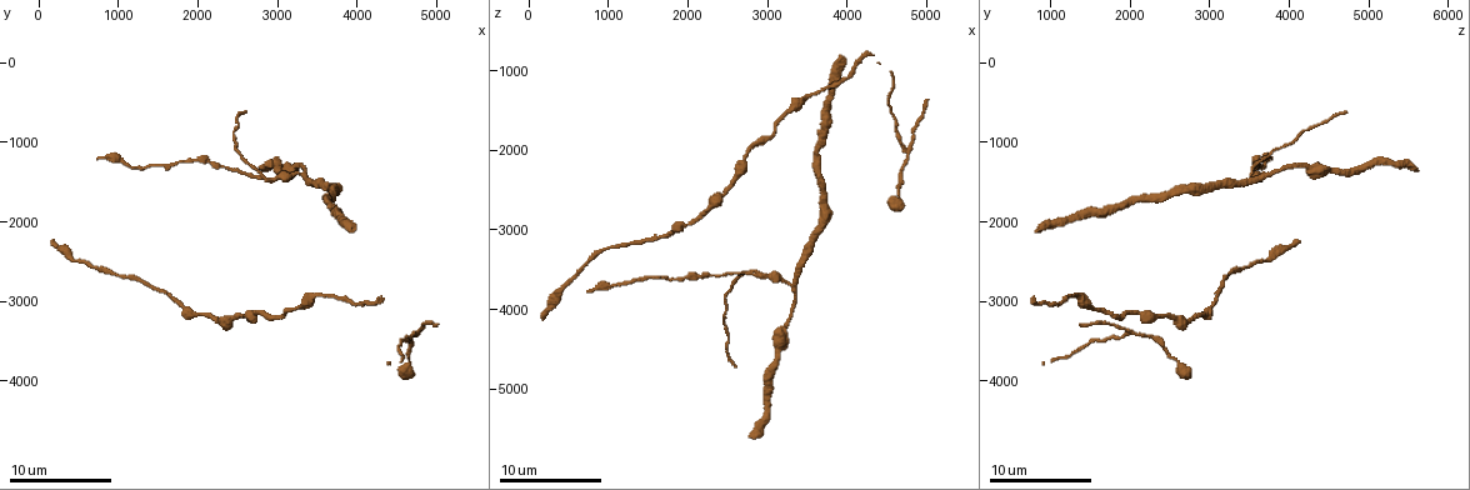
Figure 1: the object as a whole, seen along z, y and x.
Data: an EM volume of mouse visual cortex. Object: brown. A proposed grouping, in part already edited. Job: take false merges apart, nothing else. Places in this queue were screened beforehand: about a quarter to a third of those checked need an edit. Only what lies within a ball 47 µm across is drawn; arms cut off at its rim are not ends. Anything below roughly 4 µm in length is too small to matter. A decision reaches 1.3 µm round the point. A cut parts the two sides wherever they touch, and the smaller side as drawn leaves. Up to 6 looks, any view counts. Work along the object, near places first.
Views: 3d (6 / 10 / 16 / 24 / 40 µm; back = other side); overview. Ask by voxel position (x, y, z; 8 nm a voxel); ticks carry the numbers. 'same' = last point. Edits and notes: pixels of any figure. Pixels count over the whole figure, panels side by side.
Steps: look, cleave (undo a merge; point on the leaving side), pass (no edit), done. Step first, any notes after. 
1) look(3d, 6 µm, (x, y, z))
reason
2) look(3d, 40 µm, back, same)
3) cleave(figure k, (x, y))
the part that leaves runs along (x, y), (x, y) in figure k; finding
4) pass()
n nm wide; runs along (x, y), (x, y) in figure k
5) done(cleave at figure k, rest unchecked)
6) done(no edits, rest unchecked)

look(3d, 6 µm, (4800, 3400, 2050))
arms part here

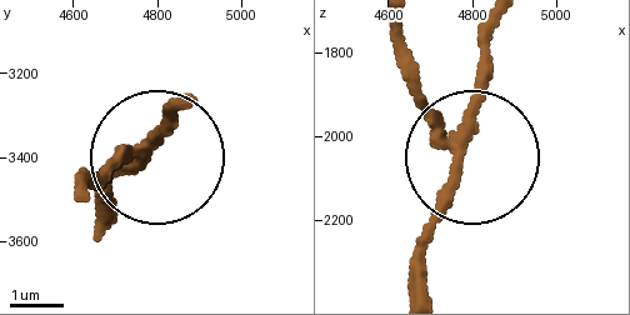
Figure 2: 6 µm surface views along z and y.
cleave(figure 2, (89, 188))
side arm 5 µm; 3 arms; a second cell is stuck on

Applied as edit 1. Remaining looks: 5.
look(3d, 10 µm, (2750, 1450, 3550))
side arm on a straight run

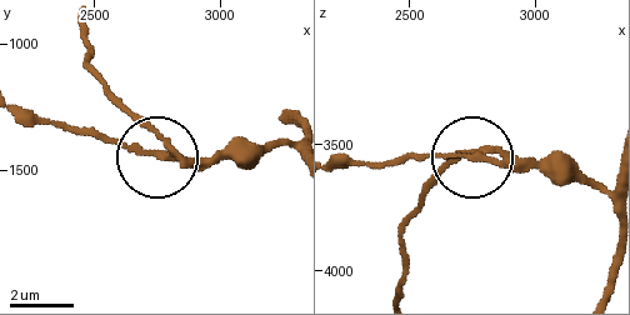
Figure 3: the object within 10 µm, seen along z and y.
cleave(figure 3, (153, 130))
3 arms; the part that leaves runs along (189, 158), (114, 99), (86, 64), (84, 24) in figure 3; a second cell is stuck on

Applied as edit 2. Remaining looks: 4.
look(3d, 16 µm, (3350, 1400, 3700))
three arms meet

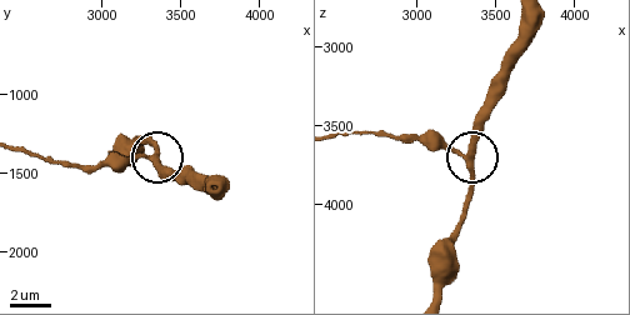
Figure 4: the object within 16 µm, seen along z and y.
pass()
side arm 18 µm; runs along (525, 23), (521, 53), (469, 164), (469, 203) in figure 4; continuous, no second cell

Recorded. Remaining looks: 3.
done(cleave at figure 2, cleave at figure 3, rest unchecked)

